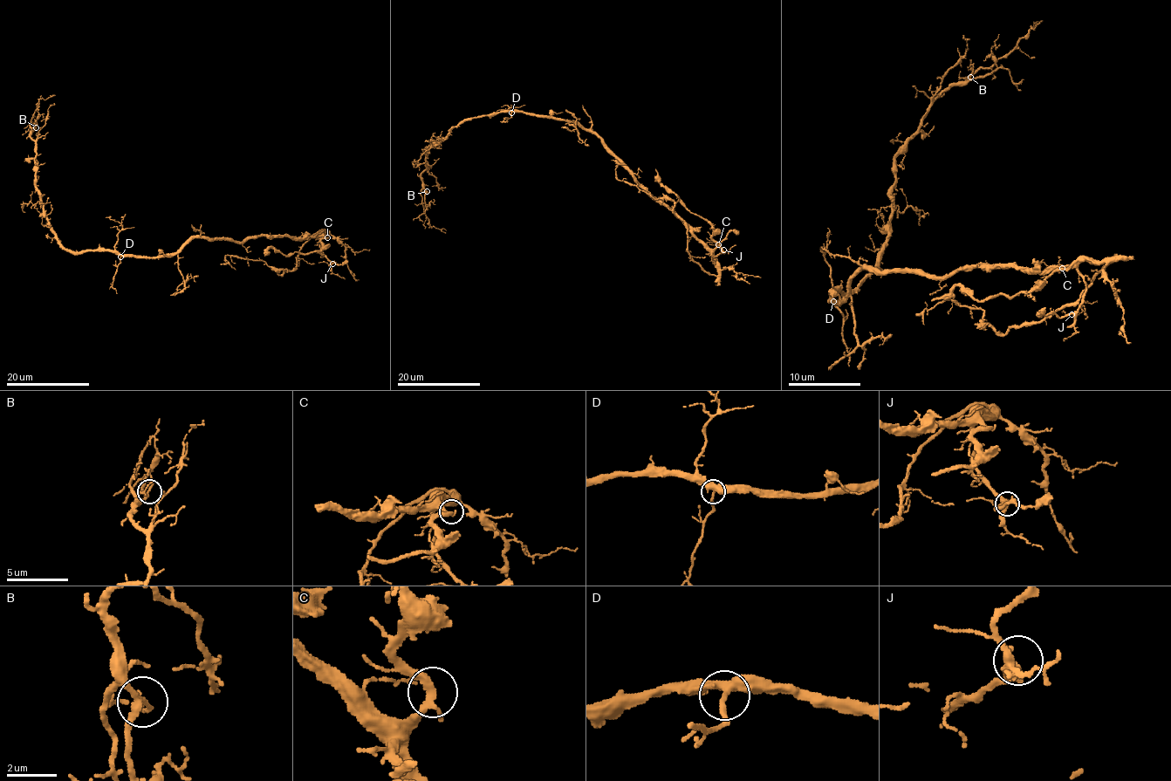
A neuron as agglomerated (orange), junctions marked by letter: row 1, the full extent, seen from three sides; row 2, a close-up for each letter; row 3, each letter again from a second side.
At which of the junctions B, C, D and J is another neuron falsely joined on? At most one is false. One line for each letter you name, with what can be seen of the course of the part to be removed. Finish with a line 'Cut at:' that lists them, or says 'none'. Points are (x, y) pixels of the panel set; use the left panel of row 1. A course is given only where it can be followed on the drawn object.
Cut at: none

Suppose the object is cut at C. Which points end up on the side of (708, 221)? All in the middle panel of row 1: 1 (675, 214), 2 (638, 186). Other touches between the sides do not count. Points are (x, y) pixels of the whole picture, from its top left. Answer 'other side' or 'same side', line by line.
1: other side
2: other side

